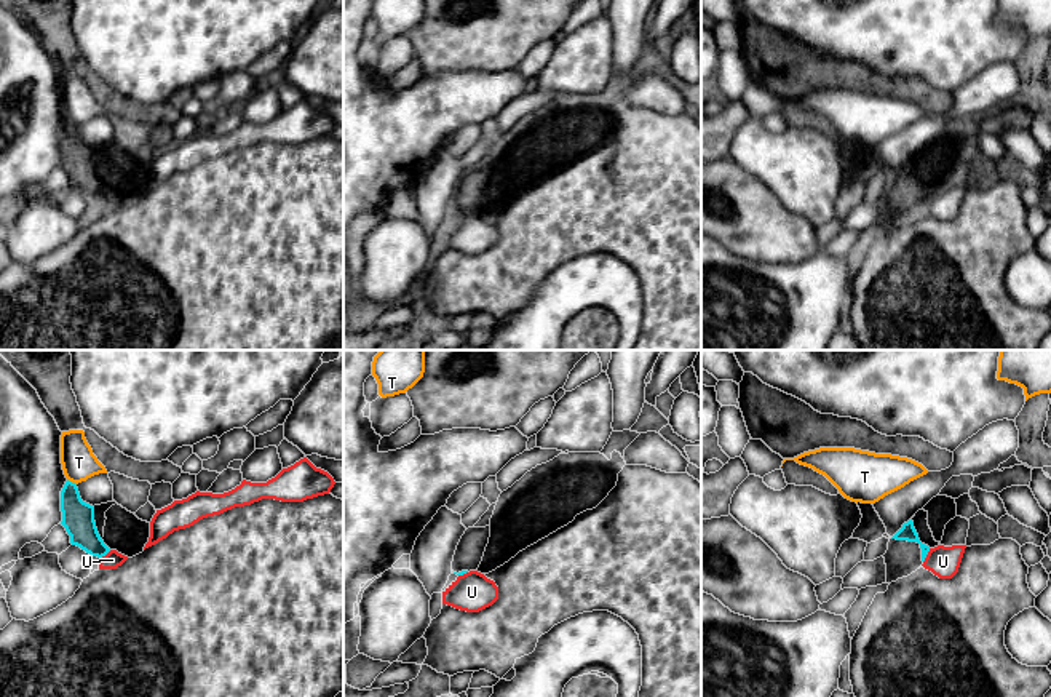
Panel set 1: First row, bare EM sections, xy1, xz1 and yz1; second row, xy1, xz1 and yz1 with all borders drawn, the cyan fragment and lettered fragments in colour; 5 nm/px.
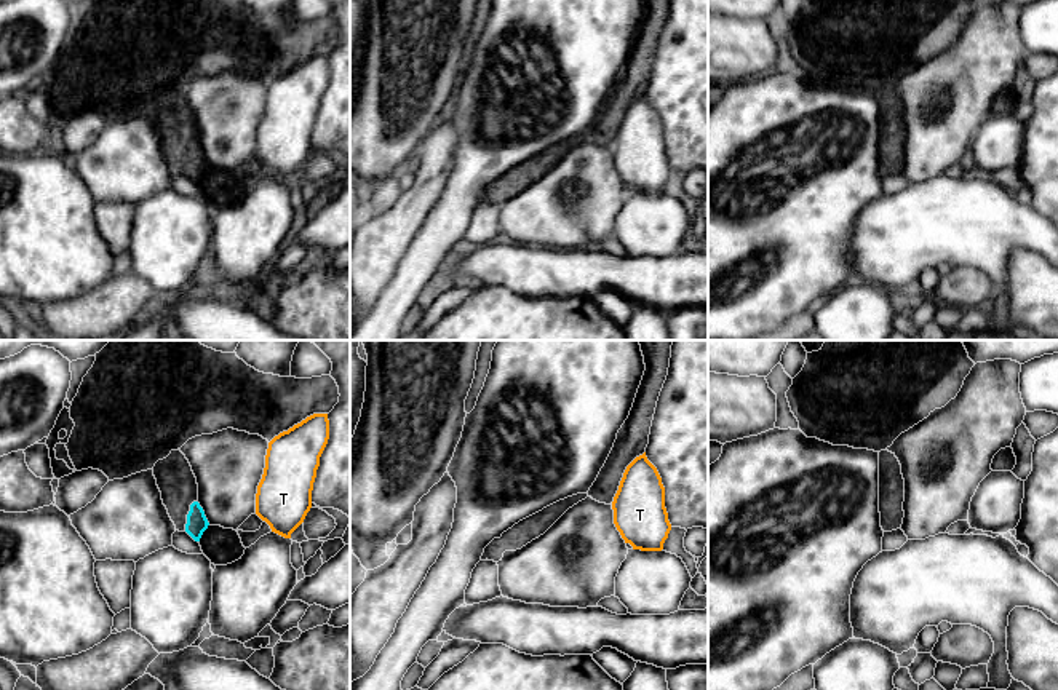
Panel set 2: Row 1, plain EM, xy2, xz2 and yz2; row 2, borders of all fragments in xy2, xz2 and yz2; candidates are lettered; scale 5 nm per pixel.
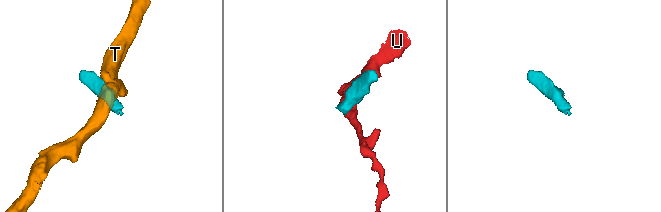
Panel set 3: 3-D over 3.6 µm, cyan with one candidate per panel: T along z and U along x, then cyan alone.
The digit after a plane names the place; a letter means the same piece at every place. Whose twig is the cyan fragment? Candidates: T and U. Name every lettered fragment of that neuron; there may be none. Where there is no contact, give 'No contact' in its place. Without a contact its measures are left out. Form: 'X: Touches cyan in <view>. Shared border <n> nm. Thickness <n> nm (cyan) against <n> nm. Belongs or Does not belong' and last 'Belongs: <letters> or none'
T: Touches cyan in xy1. Shared border 60 nm. Thickness 160 nm (cyan) against 170 nm. Does not belong
U: Touches cyan in yz1. Shared border 80 nm. Thickness 80 nm (cyan) against 160 nm. Does not belong
Belongs: none

